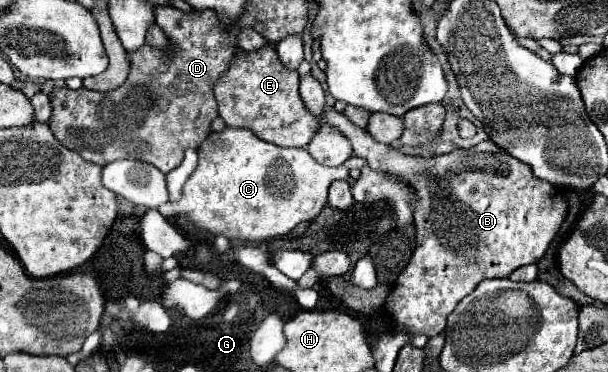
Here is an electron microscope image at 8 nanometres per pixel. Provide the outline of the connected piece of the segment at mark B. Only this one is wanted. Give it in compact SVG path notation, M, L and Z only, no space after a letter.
M334 109L324 111L324 121L340 129L350 139L354 155L366 159L370 169L394 175L400 181L410 183L416 193L418 201L412 203L416 249L410 257L410 263L394 283L392 293L388 295L384 305L384 311L394 319L394 323L404 325L408 333L424 333L428 337L438 335L446 327L446 317L466 295L476 289L480 281L506 277L522 265L536 263L548 249L566 217L568 205L564 191L546 181L536 181L534 177L530 177L530 169L526 169L526 165L514 161L514 157L498 149L498 145L494 145L490 139L470 149L456 149L426 161L422 157L406 155L392 145L374 141L370 133L366 133L366 129L358 129Z

